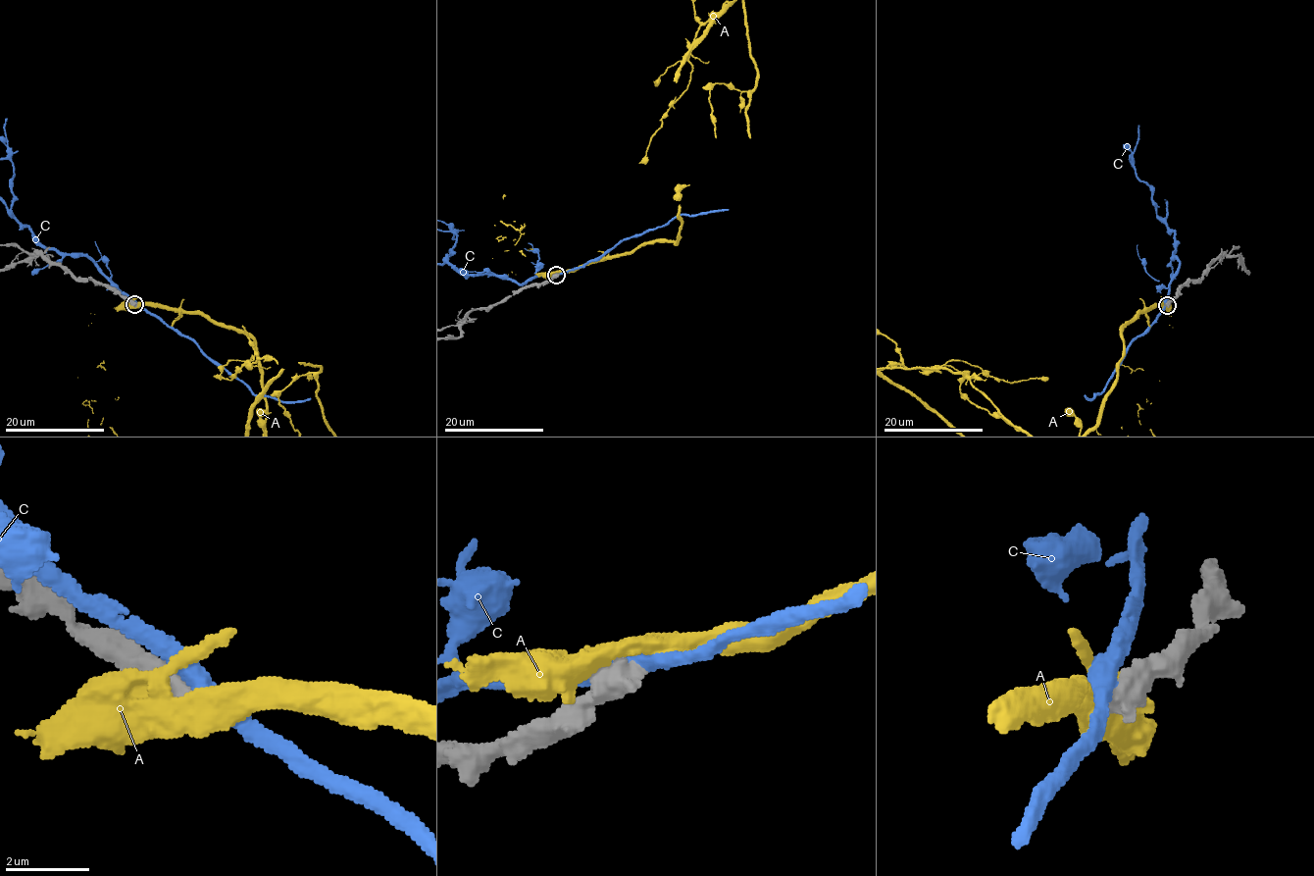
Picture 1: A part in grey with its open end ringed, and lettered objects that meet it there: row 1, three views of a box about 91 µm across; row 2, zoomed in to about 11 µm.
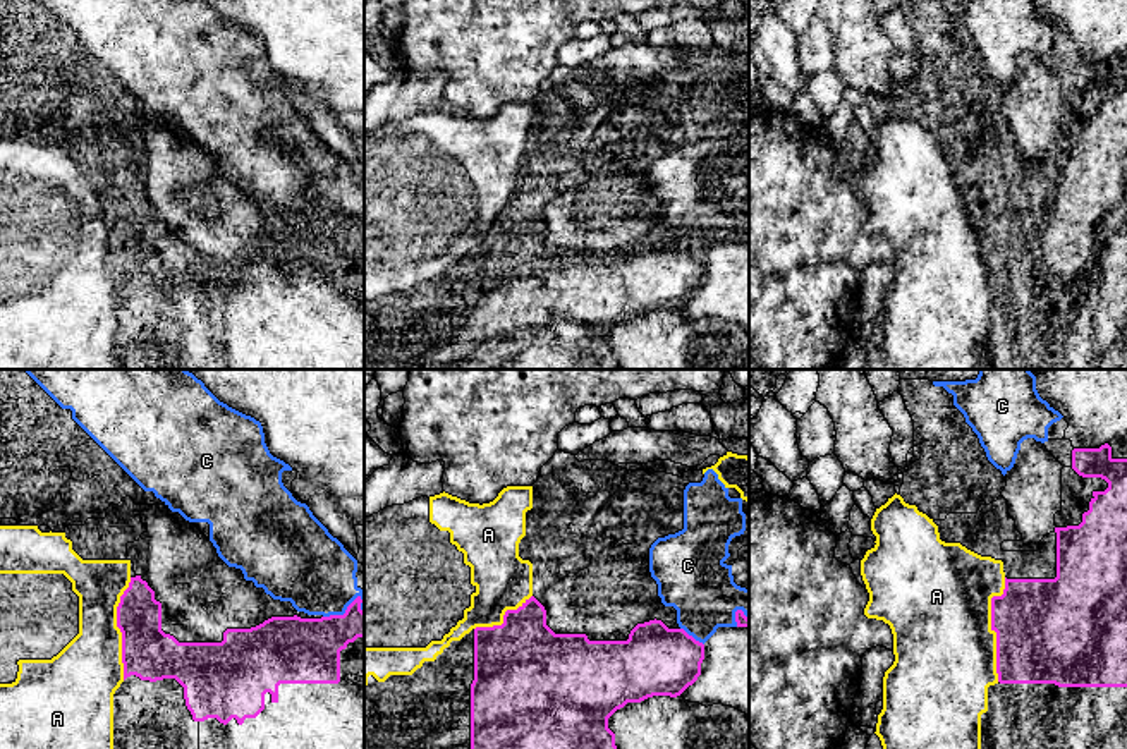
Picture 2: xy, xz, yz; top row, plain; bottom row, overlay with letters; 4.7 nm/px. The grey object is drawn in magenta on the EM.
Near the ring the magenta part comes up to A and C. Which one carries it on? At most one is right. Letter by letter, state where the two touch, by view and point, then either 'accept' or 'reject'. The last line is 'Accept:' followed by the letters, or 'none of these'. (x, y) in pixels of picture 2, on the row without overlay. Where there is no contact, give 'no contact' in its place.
A: meets magenta in yz at (992, 243); reject
C: meets magenta in xz at (691, 251); reject
Accept: none of these

